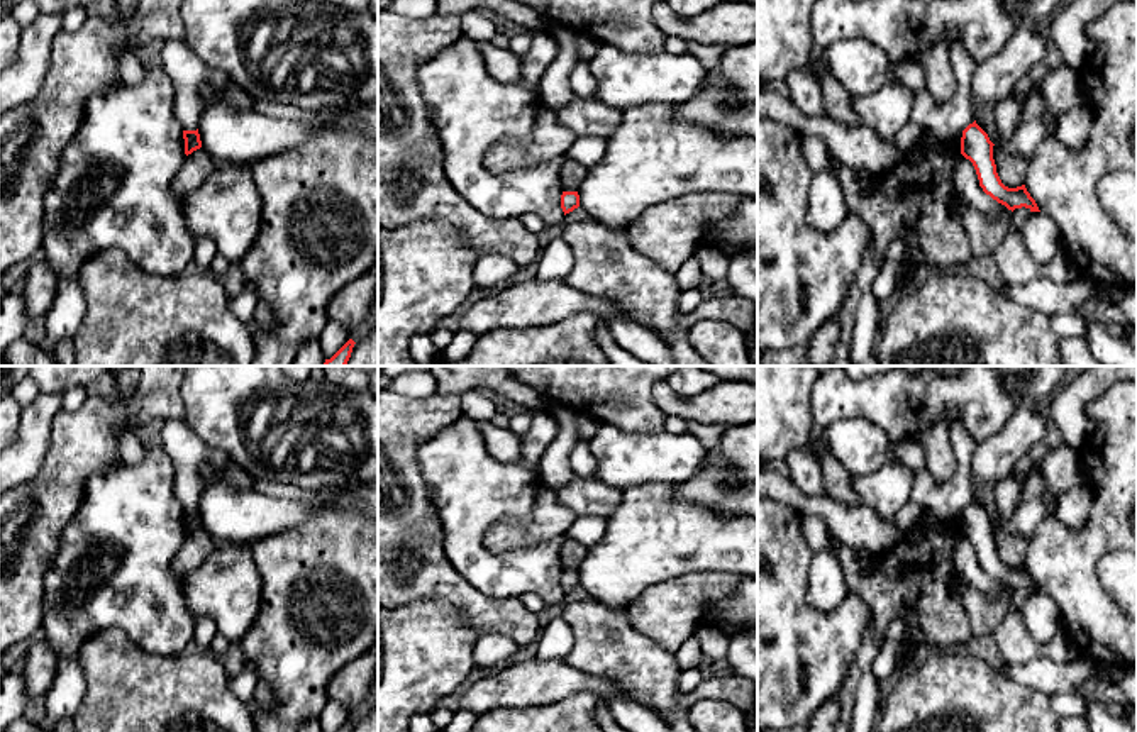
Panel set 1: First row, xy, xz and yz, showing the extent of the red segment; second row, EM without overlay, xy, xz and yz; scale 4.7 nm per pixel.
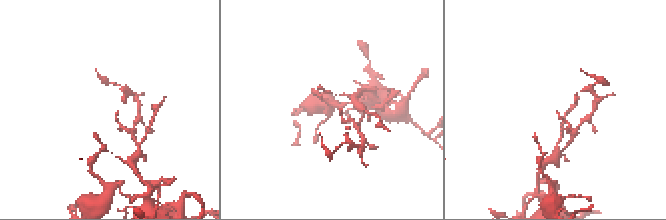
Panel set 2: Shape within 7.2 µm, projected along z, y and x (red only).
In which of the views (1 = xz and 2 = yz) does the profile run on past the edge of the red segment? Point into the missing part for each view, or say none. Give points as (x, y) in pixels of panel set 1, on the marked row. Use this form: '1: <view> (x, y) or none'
1: none
2: none

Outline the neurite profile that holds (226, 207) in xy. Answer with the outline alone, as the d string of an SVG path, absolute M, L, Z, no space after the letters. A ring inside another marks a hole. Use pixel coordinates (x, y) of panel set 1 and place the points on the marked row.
M215 164L183 202L191 241L208 237L229 263L241 263L261 230L263 198L246 164Z

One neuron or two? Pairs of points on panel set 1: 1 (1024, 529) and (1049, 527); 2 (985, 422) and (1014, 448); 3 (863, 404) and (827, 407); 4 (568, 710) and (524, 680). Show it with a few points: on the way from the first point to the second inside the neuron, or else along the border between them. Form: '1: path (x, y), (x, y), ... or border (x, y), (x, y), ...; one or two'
1: border (1048, 515), (1037, 526), (1022, 563); two
2: border (1027, 407), (1020, 407), (995, 434), (978, 443); two
3: path (854, 404), (836, 404); one
4: border (597, 695), (576, 692), (556, 702), (519, 709); two

